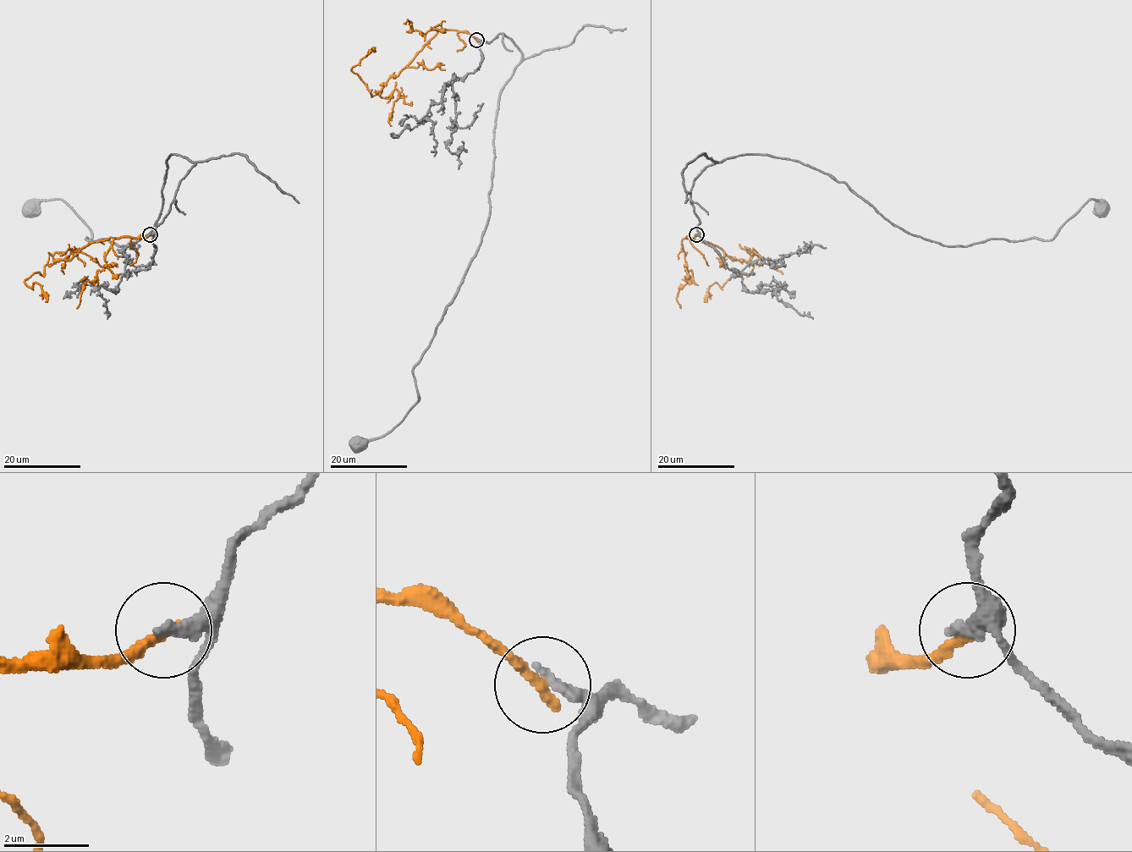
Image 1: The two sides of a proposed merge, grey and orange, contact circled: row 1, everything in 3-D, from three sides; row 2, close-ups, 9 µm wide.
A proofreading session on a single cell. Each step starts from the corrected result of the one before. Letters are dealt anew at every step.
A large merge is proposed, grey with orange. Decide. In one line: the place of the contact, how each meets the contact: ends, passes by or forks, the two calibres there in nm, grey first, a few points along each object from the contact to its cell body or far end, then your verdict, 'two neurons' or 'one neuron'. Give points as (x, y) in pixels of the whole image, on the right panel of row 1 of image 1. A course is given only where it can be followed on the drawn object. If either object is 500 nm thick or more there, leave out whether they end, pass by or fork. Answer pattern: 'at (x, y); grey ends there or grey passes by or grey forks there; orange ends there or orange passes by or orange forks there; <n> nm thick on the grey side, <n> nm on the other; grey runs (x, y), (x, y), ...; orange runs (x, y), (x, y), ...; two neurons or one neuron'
at (696, 234); grey ends there; orange ends there; 320 nm thick on the grey side, 280 nm on the other; grey runs (696, 235), (693, 182), (751, 154), (830, 174), (891, 222), (946, 245), (1051, 239), (1090, 199), (1103, 211); orange runs (696, 235), (686, 238), (753, 265), (722, 287), (713, 283), (706, 302); two neurons

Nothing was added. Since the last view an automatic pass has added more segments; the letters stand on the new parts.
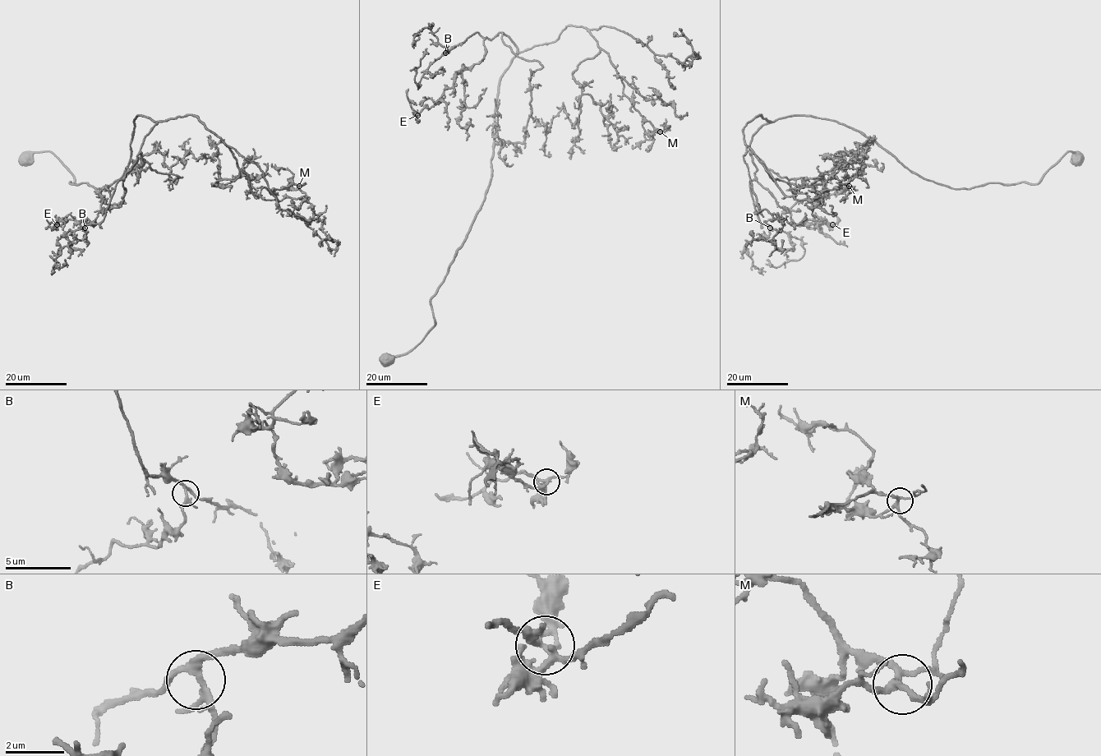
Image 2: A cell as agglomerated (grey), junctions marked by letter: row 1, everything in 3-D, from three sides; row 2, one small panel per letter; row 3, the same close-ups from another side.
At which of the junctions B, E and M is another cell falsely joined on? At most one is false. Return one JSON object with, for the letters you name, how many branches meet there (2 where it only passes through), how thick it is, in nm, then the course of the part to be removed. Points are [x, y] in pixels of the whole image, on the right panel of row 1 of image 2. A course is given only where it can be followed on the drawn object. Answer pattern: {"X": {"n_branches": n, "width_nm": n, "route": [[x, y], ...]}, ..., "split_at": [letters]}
{"E": {"n_branches": 4, "width_nm": 200, "route": [[832, 224], [825, 222], [813, 228], [806, 227]]}, "split_at": ["E"]}

